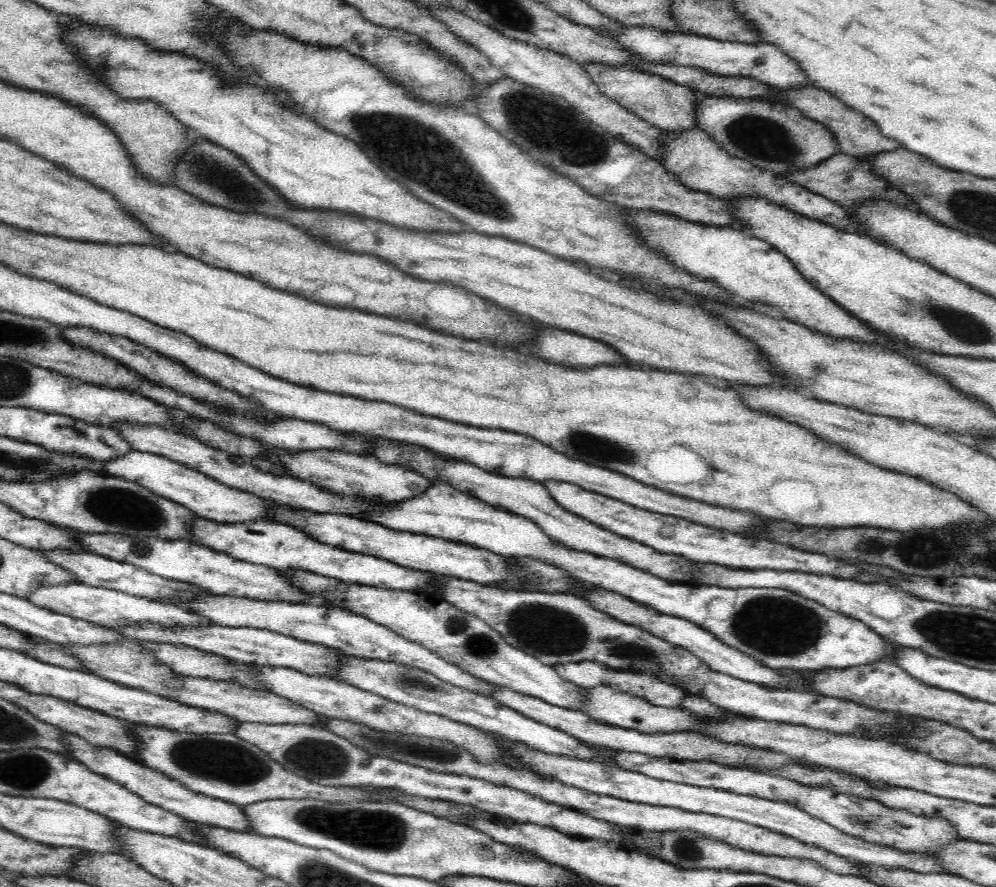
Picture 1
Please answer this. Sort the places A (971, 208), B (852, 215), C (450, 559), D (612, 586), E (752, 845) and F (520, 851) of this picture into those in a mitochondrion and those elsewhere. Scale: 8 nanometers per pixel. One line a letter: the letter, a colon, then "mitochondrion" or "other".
A: mitochondrion
B: other
C: other
D: other
E: other
F: other

